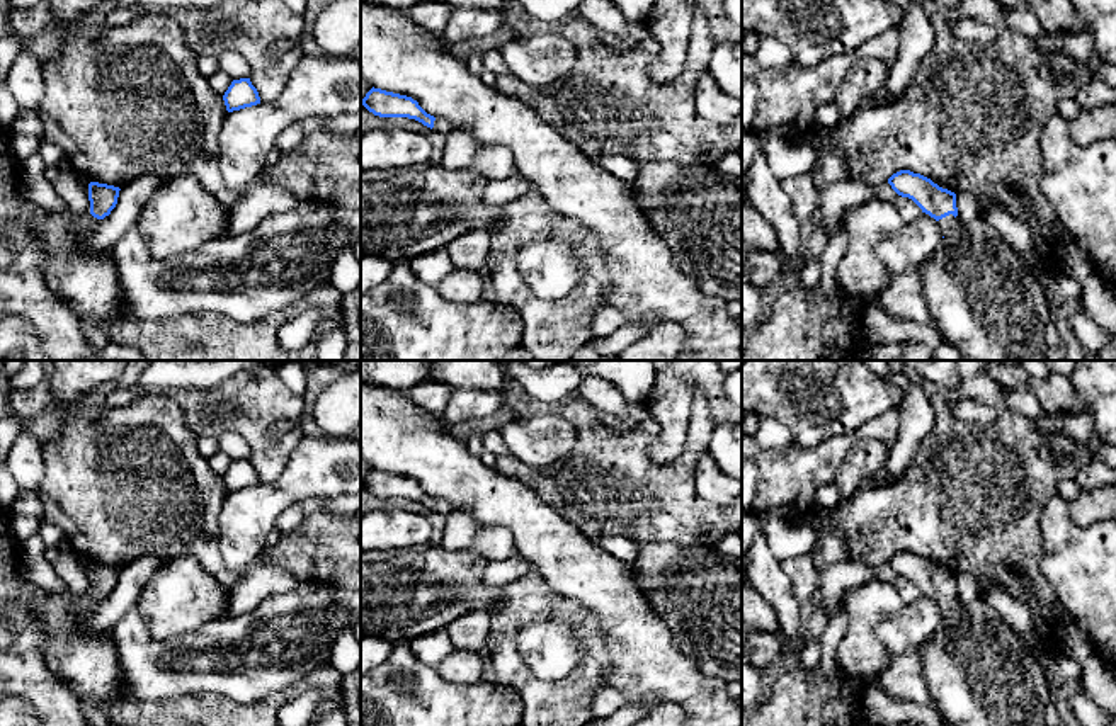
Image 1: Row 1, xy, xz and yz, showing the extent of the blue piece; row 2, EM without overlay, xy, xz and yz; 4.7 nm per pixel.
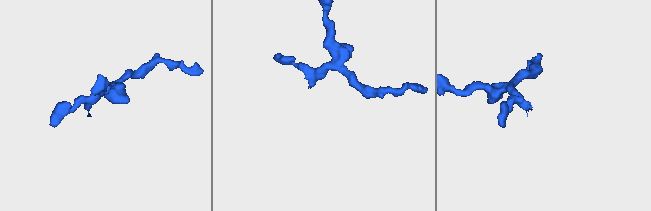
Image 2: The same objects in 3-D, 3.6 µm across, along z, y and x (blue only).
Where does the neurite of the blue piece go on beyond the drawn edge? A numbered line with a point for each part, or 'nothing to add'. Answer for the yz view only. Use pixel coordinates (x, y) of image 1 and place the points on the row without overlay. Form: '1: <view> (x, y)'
1: yz (980, 674)

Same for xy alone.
1: xy (89, 665)

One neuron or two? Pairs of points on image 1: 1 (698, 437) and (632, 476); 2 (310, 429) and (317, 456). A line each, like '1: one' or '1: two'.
1: one
2: two

